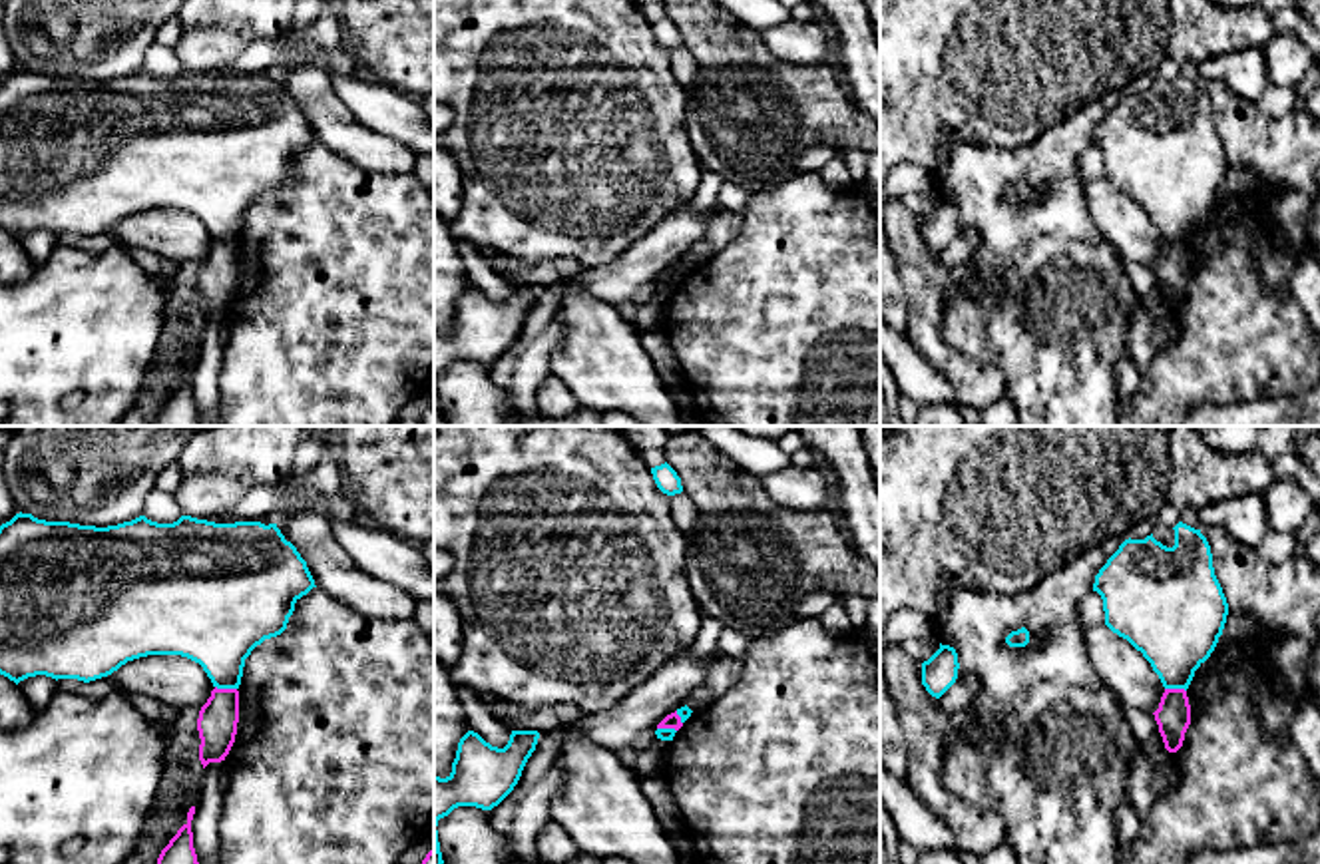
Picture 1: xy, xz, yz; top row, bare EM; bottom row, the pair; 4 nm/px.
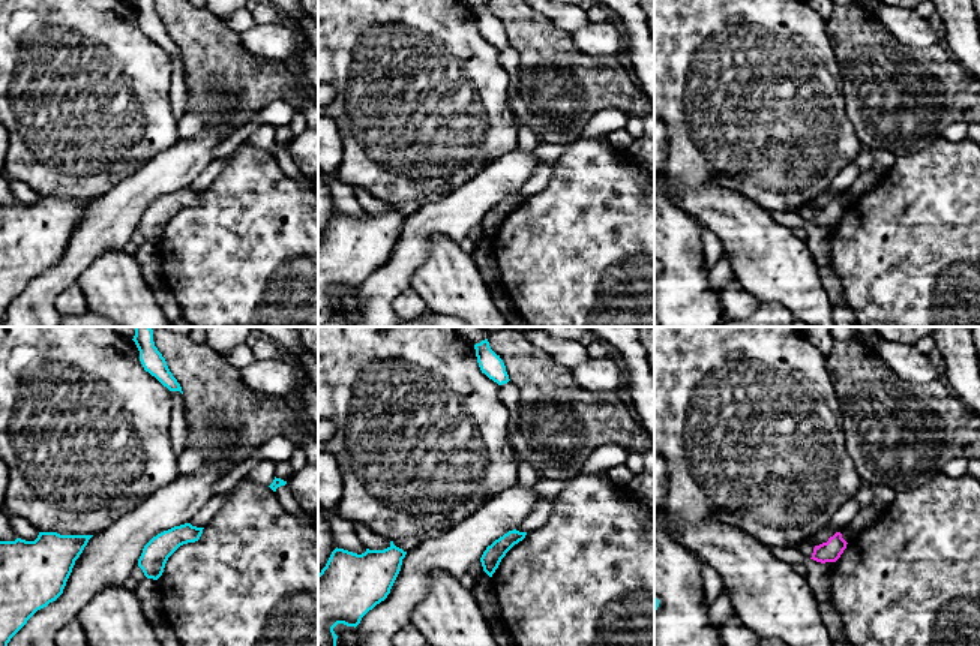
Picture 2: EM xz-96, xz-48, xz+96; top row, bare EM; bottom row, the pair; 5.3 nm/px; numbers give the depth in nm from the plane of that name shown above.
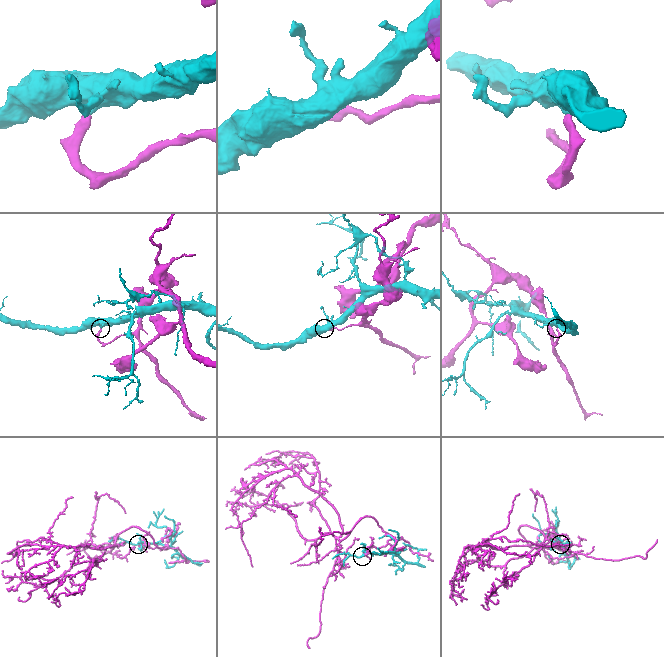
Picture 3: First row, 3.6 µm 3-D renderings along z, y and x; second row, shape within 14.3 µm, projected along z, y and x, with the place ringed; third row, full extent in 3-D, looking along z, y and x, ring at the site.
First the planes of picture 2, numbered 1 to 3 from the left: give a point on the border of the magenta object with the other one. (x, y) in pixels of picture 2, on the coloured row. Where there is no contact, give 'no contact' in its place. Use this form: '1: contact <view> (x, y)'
1: no contact
2: no contact
3: no contact

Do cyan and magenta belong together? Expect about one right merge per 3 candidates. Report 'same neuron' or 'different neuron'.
different neuron

